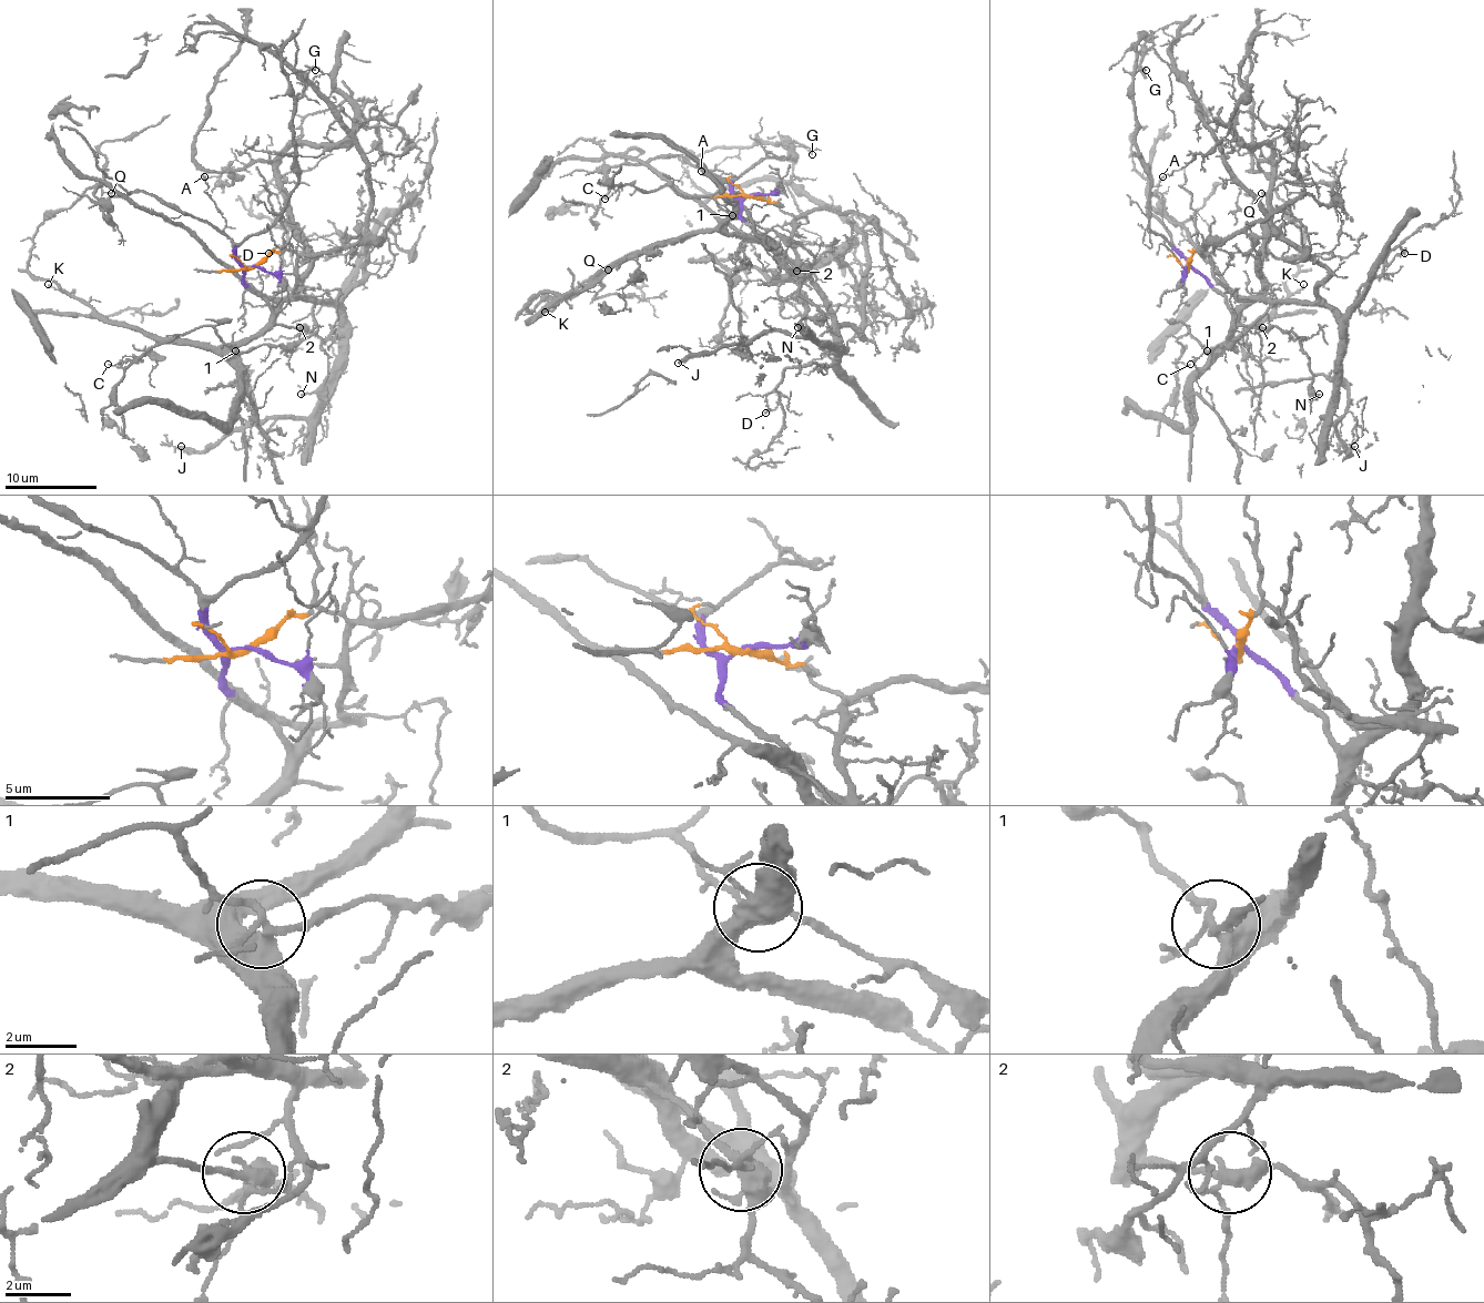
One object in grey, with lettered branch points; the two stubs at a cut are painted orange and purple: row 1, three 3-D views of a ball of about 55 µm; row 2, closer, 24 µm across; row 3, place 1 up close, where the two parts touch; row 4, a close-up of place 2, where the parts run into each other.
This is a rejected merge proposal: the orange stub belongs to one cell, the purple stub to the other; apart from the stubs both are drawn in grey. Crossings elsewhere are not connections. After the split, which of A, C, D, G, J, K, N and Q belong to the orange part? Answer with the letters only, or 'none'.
D, J

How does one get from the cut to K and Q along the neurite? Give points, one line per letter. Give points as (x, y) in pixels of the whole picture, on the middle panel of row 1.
K: (749, 196), (742, 203), (742, 217), (768, 241), (698, 228), (652, 243), (608, 264), (576, 294), (546, 312)
Q: (749, 196), (742, 217), (768, 241), (698, 228), (525, 305), (608, 271)

